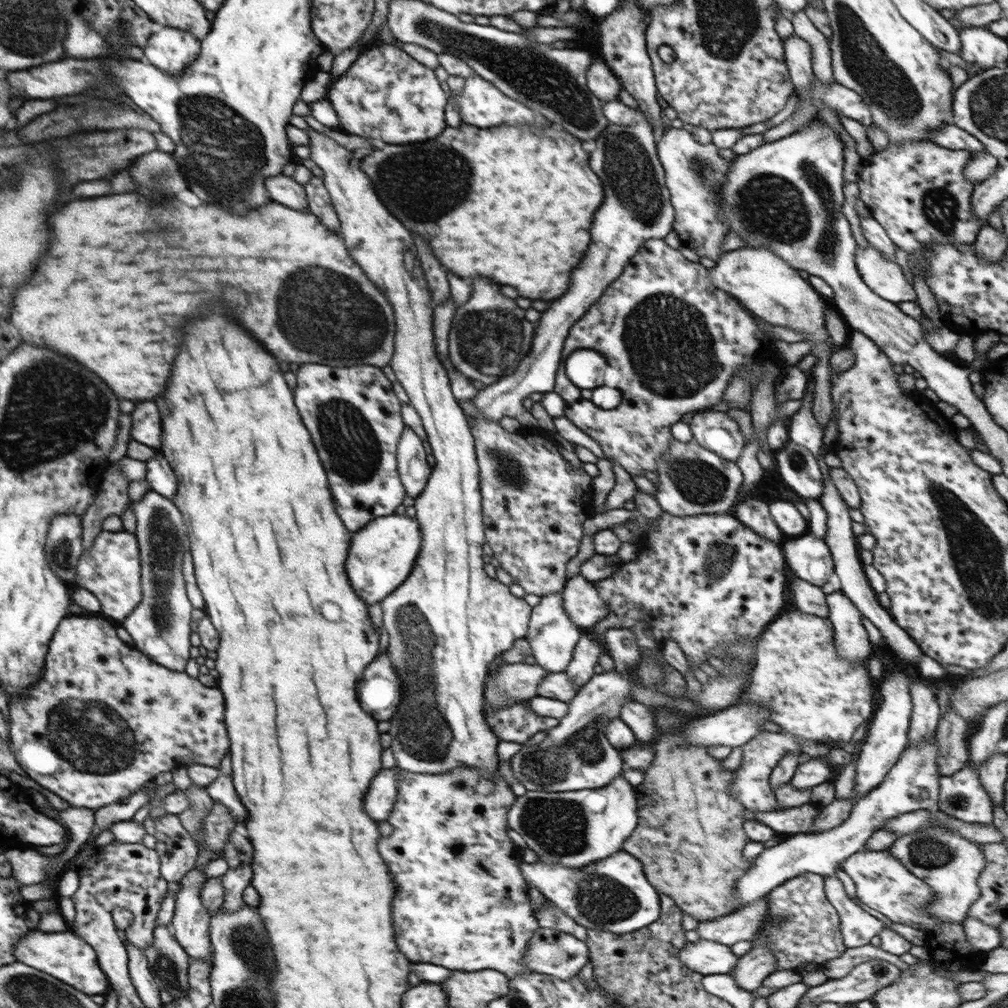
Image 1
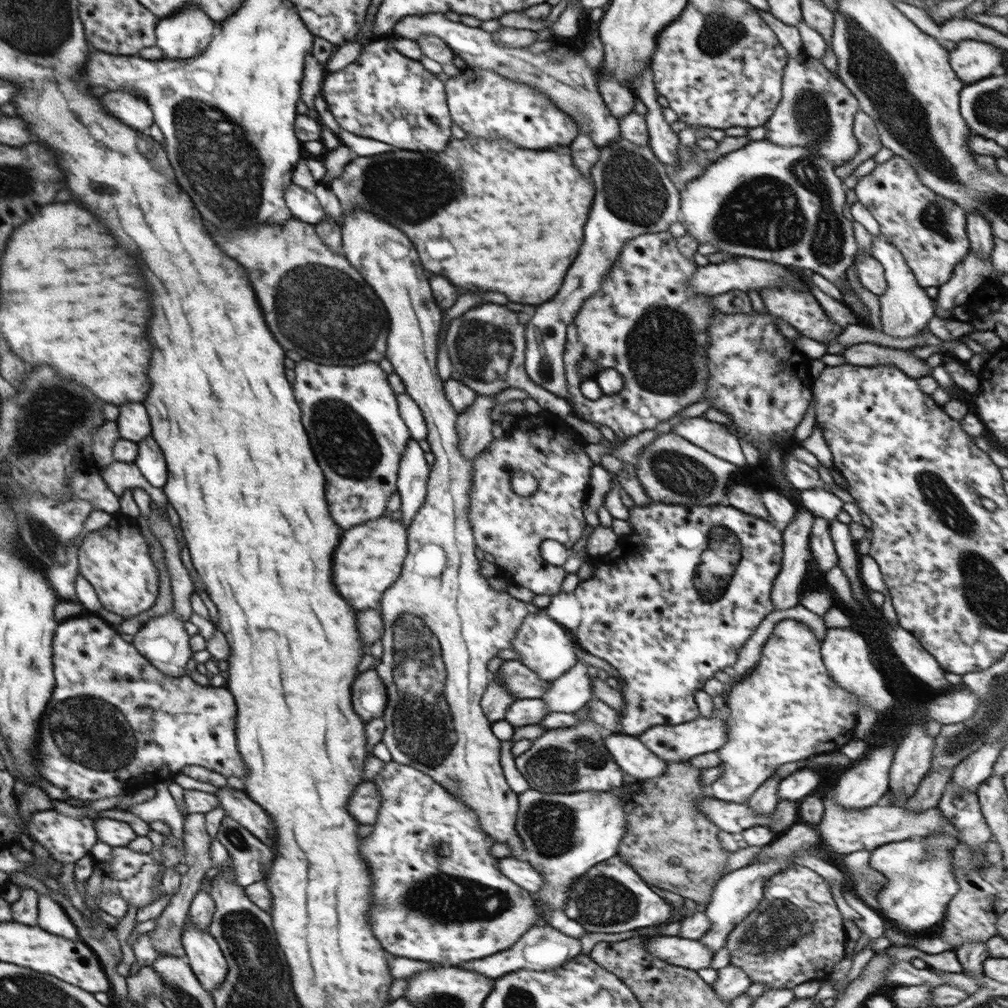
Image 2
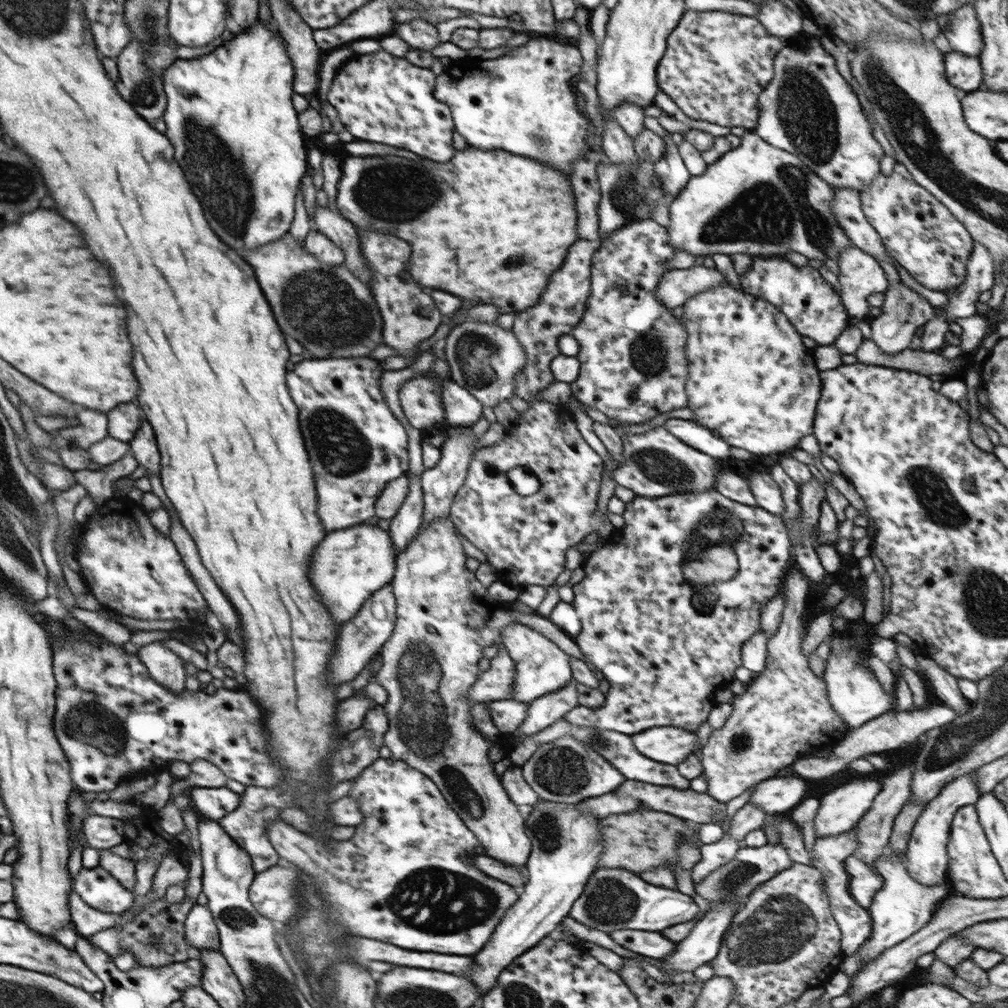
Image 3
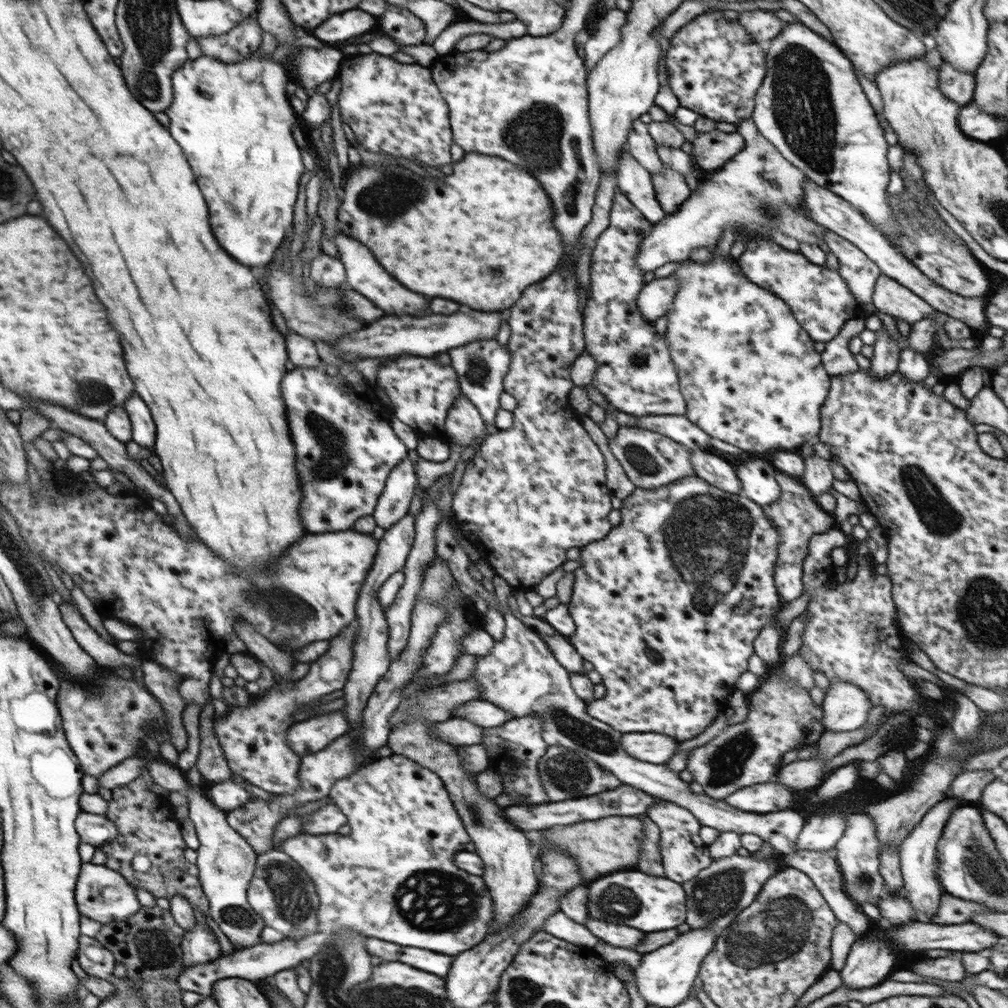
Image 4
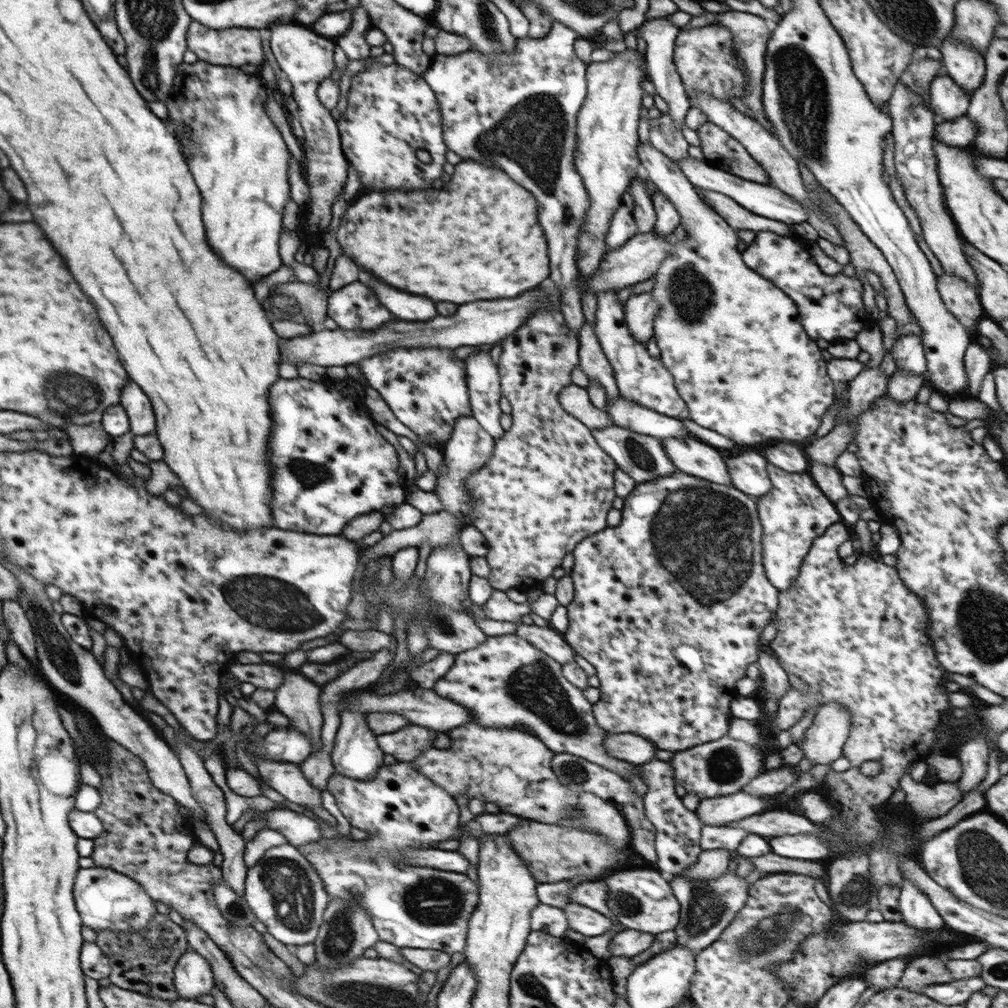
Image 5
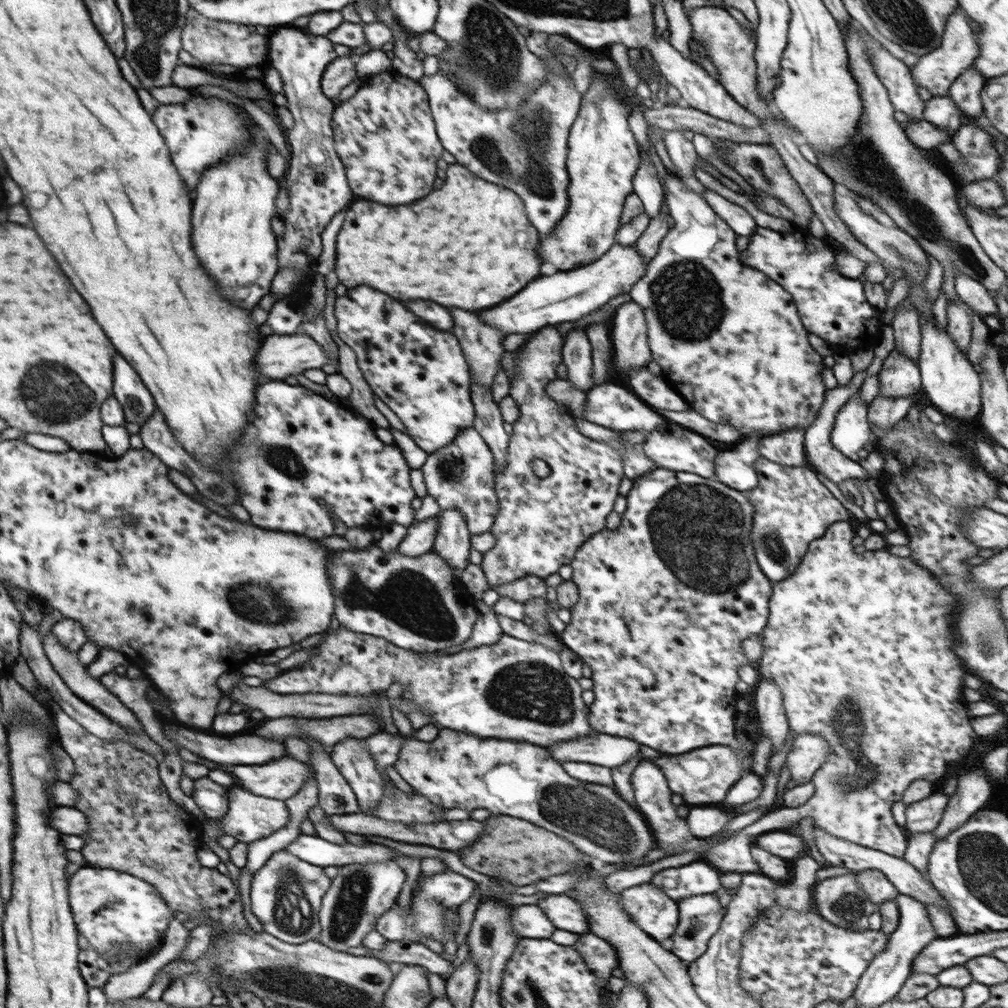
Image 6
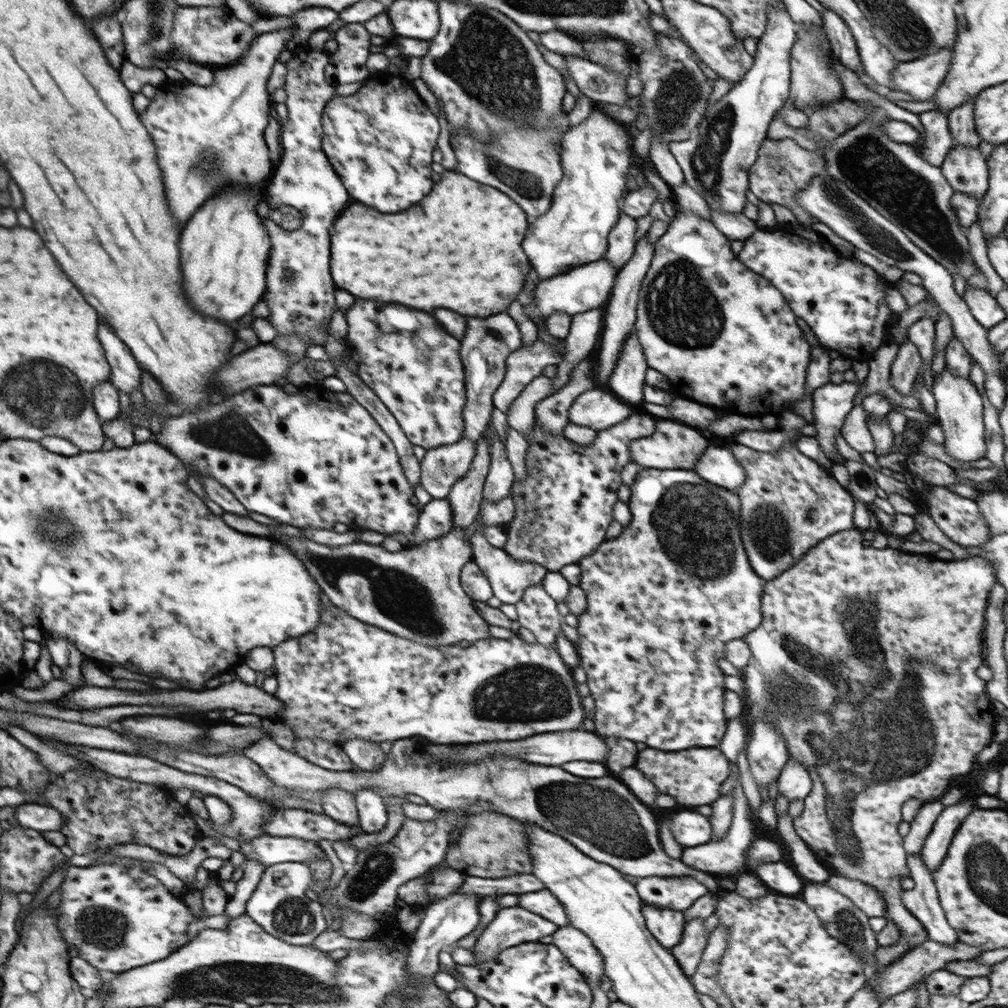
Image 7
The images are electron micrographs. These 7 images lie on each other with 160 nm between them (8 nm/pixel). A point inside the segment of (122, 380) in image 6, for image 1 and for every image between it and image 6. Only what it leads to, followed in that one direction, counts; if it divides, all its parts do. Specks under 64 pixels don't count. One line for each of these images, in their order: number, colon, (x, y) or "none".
1: (160, 475)
2: (150, 461)
3: (144, 448)
4: (143, 429)
5: (141, 418)

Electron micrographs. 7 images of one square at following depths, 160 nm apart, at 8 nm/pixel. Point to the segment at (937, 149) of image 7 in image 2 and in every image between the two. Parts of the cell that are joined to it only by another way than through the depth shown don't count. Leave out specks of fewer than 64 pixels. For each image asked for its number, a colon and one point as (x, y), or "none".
2: (972, 60)
3: (964, 72)
4: (959, 86)
5: (947, 100)
6: (941, 111)

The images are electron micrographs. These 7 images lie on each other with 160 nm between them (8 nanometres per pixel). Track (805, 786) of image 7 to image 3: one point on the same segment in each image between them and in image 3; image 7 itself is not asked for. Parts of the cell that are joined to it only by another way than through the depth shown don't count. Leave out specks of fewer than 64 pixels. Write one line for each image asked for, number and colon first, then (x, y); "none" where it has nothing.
3: (854, 692)
4: (846, 707)
5: (825, 739)
6: (809, 752)

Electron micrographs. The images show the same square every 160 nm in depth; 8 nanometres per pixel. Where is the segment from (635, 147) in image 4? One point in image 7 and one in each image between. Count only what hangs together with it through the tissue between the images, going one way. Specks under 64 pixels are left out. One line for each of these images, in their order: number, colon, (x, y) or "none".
5: (740, 358)
6: (729, 340)
7: (725, 337)

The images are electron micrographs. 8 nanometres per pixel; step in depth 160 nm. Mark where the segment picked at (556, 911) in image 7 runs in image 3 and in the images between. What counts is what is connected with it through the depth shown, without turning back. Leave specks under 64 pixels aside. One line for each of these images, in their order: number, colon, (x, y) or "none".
3: (653, 944)
4: (621, 935)
5: (588, 922)
6: (564, 912)

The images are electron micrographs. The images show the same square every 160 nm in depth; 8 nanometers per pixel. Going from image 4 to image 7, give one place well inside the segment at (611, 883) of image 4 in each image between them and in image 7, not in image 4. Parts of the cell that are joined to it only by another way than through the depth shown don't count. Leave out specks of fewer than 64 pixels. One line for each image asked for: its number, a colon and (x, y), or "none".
5: (642, 899)
6: (655, 913)
7: (667, 925)

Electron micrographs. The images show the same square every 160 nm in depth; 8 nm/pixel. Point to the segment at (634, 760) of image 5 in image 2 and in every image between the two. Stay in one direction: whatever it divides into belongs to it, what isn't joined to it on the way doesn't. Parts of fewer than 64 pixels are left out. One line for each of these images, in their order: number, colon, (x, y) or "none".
2: (678, 743)
3: (668, 745)
4: (653, 747)

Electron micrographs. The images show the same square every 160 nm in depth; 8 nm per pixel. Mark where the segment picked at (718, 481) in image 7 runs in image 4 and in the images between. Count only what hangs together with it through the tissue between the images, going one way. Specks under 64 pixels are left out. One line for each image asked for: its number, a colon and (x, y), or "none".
4: (758, 479)
5: (748, 472)
6: (734, 468)

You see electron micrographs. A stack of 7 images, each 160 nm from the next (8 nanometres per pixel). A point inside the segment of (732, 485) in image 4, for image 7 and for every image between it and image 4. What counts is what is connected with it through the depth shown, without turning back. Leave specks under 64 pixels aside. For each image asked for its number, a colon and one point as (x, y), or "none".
5: (688, 455)
6: (671, 446)
7: (672, 445)

